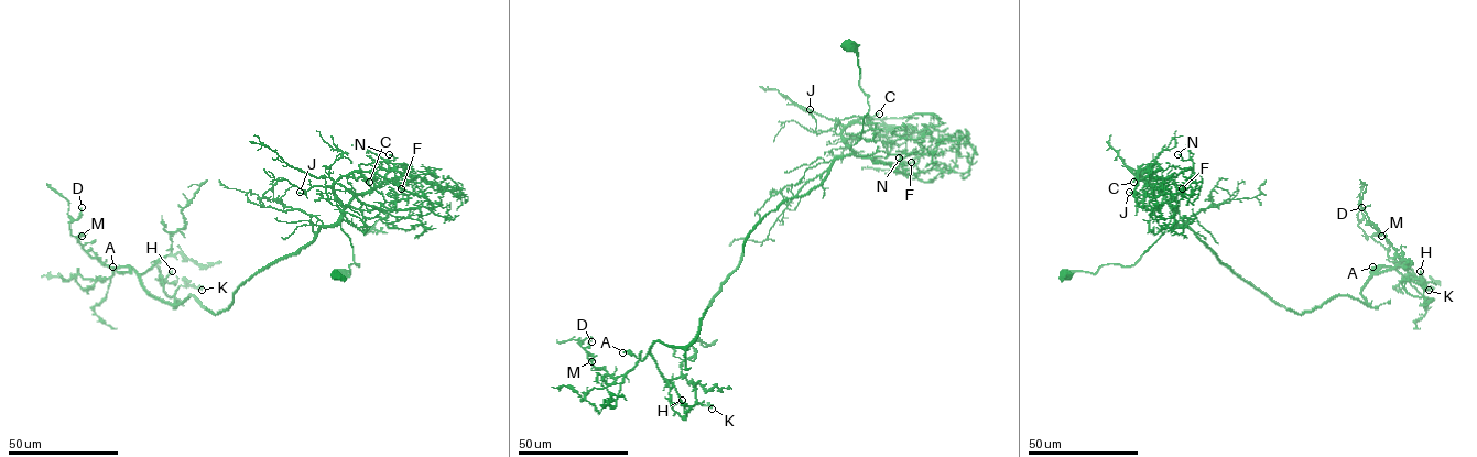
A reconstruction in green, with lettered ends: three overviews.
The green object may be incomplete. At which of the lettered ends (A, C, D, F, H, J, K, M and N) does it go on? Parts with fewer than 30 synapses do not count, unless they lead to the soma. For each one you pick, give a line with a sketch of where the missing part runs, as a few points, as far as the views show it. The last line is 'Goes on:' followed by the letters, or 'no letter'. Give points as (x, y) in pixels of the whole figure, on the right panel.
C: course (1133, 182), (1133, 207), (1138, 216), (1139, 231)
N: course (1177, 154), (1174, 153), (1175, 145), (1183, 138)
Goes on: C, N

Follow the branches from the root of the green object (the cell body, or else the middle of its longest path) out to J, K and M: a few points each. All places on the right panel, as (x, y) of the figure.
J: (1065, 274), (1132, 267), (1164, 231), (1173, 216), (1166, 198), (1154, 185), (1142, 195), (1129, 192)
K: (1065, 274), (1132, 267), (1172, 217), (1298, 313), (1366, 304), (1365, 282), (1398, 265), (1408, 293), (1429, 290)
M: (1065, 274), (1132, 267), (1172, 217), (1303, 314), (1337, 296), (1366, 304), (1365, 283), (1397, 265), (1381, 236)

